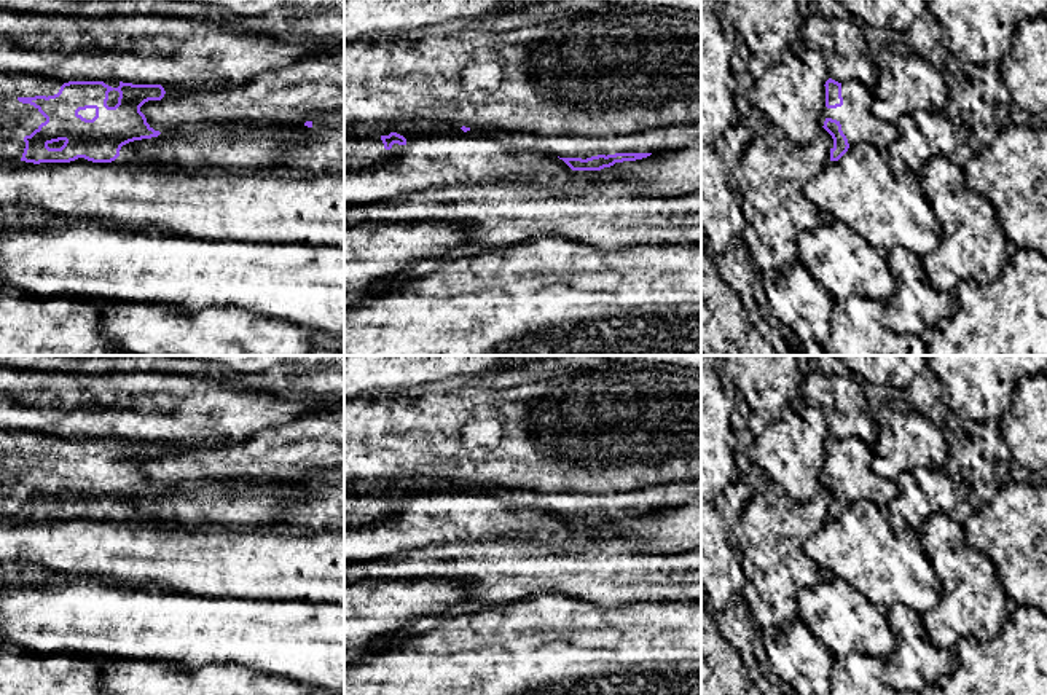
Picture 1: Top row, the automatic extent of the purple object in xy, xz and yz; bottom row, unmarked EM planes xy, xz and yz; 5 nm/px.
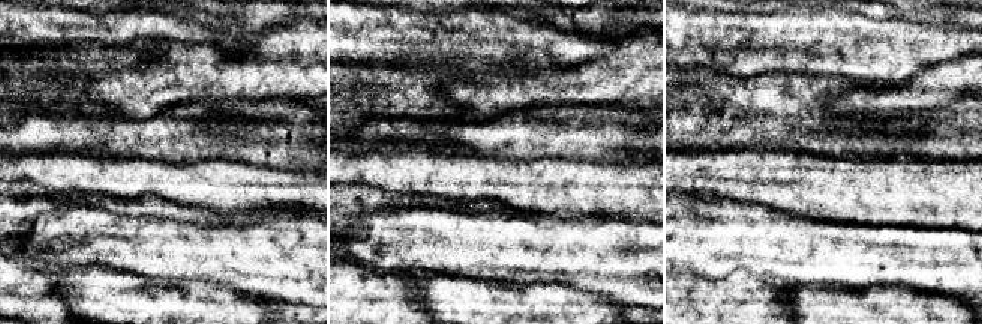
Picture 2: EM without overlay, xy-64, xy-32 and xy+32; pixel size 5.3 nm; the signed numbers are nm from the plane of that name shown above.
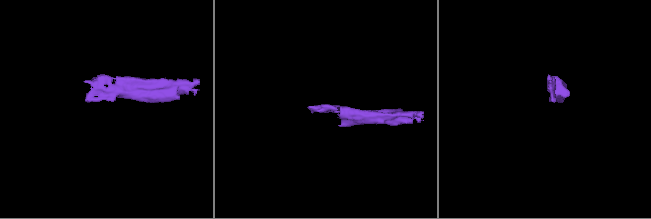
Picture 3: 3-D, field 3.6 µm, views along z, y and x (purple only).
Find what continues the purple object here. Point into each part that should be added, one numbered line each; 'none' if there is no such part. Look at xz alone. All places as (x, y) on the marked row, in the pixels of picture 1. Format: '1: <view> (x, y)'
1: xz (666, 137)

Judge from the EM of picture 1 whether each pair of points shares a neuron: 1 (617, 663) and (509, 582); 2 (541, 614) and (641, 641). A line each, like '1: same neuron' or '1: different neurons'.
1: different neurons
2: same neuron

